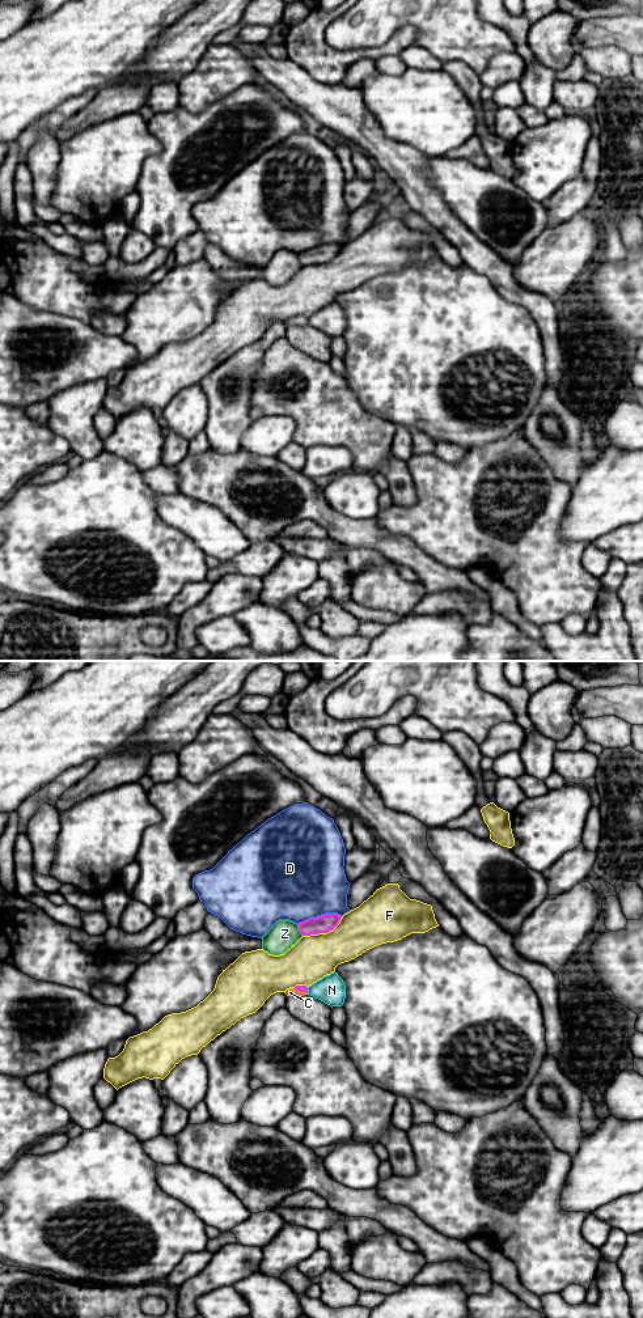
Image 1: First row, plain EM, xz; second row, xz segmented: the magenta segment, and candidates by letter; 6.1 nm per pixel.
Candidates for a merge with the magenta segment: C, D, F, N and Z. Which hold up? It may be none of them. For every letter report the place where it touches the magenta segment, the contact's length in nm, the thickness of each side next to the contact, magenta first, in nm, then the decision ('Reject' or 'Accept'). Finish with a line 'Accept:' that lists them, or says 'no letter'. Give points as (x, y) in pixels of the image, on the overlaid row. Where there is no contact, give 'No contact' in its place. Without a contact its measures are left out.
C: Touches magenta at xz (300, 991). Shared border 90 nm. Thickness 50 nm (magenta) against 50 nm. Accept
D: Touches magenta at xz (318, 916). Shared border 280 nm. Thickness 110 nm (magenta) against 480 nm. Reject
F: Touches magenta at xz (324, 932). Shared border 280 nm. Thickness 110 nm (magenta) against 280 nm. Reject
N: Touches magenta at xz (307, 990). Shared border 40 nm. Thickness 50 nm (magenta) against 180 nm. Reject
Z: Touches magenta at xz (299, 929). Shared border 80 nm. Thickness 110 nm (magenta) against 170 nm. Reject
Accept: C

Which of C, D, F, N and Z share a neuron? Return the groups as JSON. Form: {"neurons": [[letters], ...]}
{"neurons": [["C"], ["D"], ["F"], ["N"], ["Z"]]}

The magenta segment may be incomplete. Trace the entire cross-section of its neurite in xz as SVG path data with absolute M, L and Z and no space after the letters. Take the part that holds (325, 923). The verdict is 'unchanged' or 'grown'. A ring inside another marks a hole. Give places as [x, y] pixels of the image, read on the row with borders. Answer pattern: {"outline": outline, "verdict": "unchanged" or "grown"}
{"outline": "M325 914L317 917L310 917L297 925L303 936L310 936L333 931L339 924L340 919L342 916L338 914Z", "verdict": "unchanged"}

